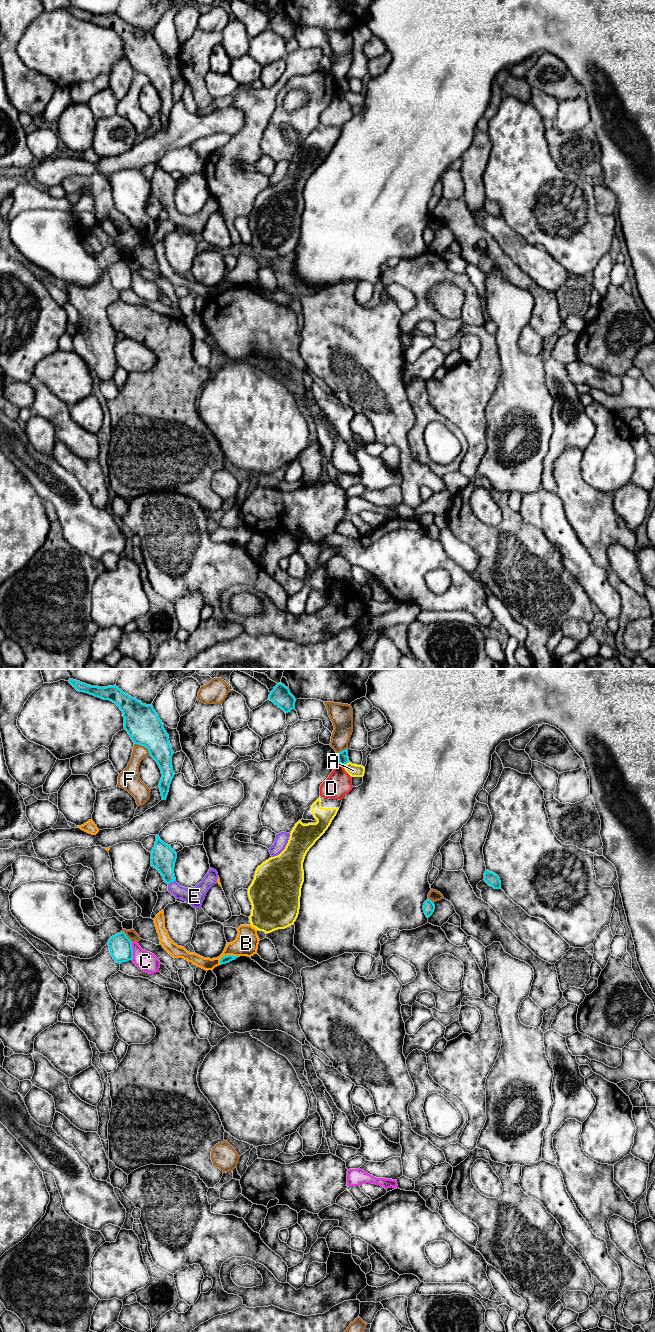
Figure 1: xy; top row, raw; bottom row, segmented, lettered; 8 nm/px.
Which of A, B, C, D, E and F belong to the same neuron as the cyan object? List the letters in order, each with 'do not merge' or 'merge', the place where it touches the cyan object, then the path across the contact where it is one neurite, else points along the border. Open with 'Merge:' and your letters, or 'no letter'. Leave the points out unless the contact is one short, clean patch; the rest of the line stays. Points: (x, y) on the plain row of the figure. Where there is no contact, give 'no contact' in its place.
Merge: E
A: do not merge; contact xy (346, 91)
B: do not merge; contact xy (227, 283)
C: do not merge; contact xy (132, 279); border xy (131, 270), (132, 287)
D: do not merge; contact xy (341, 92)
E: merge; contact xy (171, 209); way xy (163, 185), (171, 209), (182, 221), (194, 224)
F: do not merge; contact xy (143, 73)

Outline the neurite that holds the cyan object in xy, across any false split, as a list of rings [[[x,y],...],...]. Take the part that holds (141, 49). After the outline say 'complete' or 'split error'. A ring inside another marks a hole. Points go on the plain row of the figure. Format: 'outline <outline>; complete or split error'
outline [[[69,7],[69,11],[79,20],[109,28],[120,36],[124,45],[124,57],[134,72],[147,76],[150,84],[157,90],[162,101],[158,114],[162,128],[166,128],[171,109],[175,103],[172,94],[174,80],[169,70],[169,63],[153,34],[143,32],[124,21],[116,13],[98,15],[73,7]]]; complete

